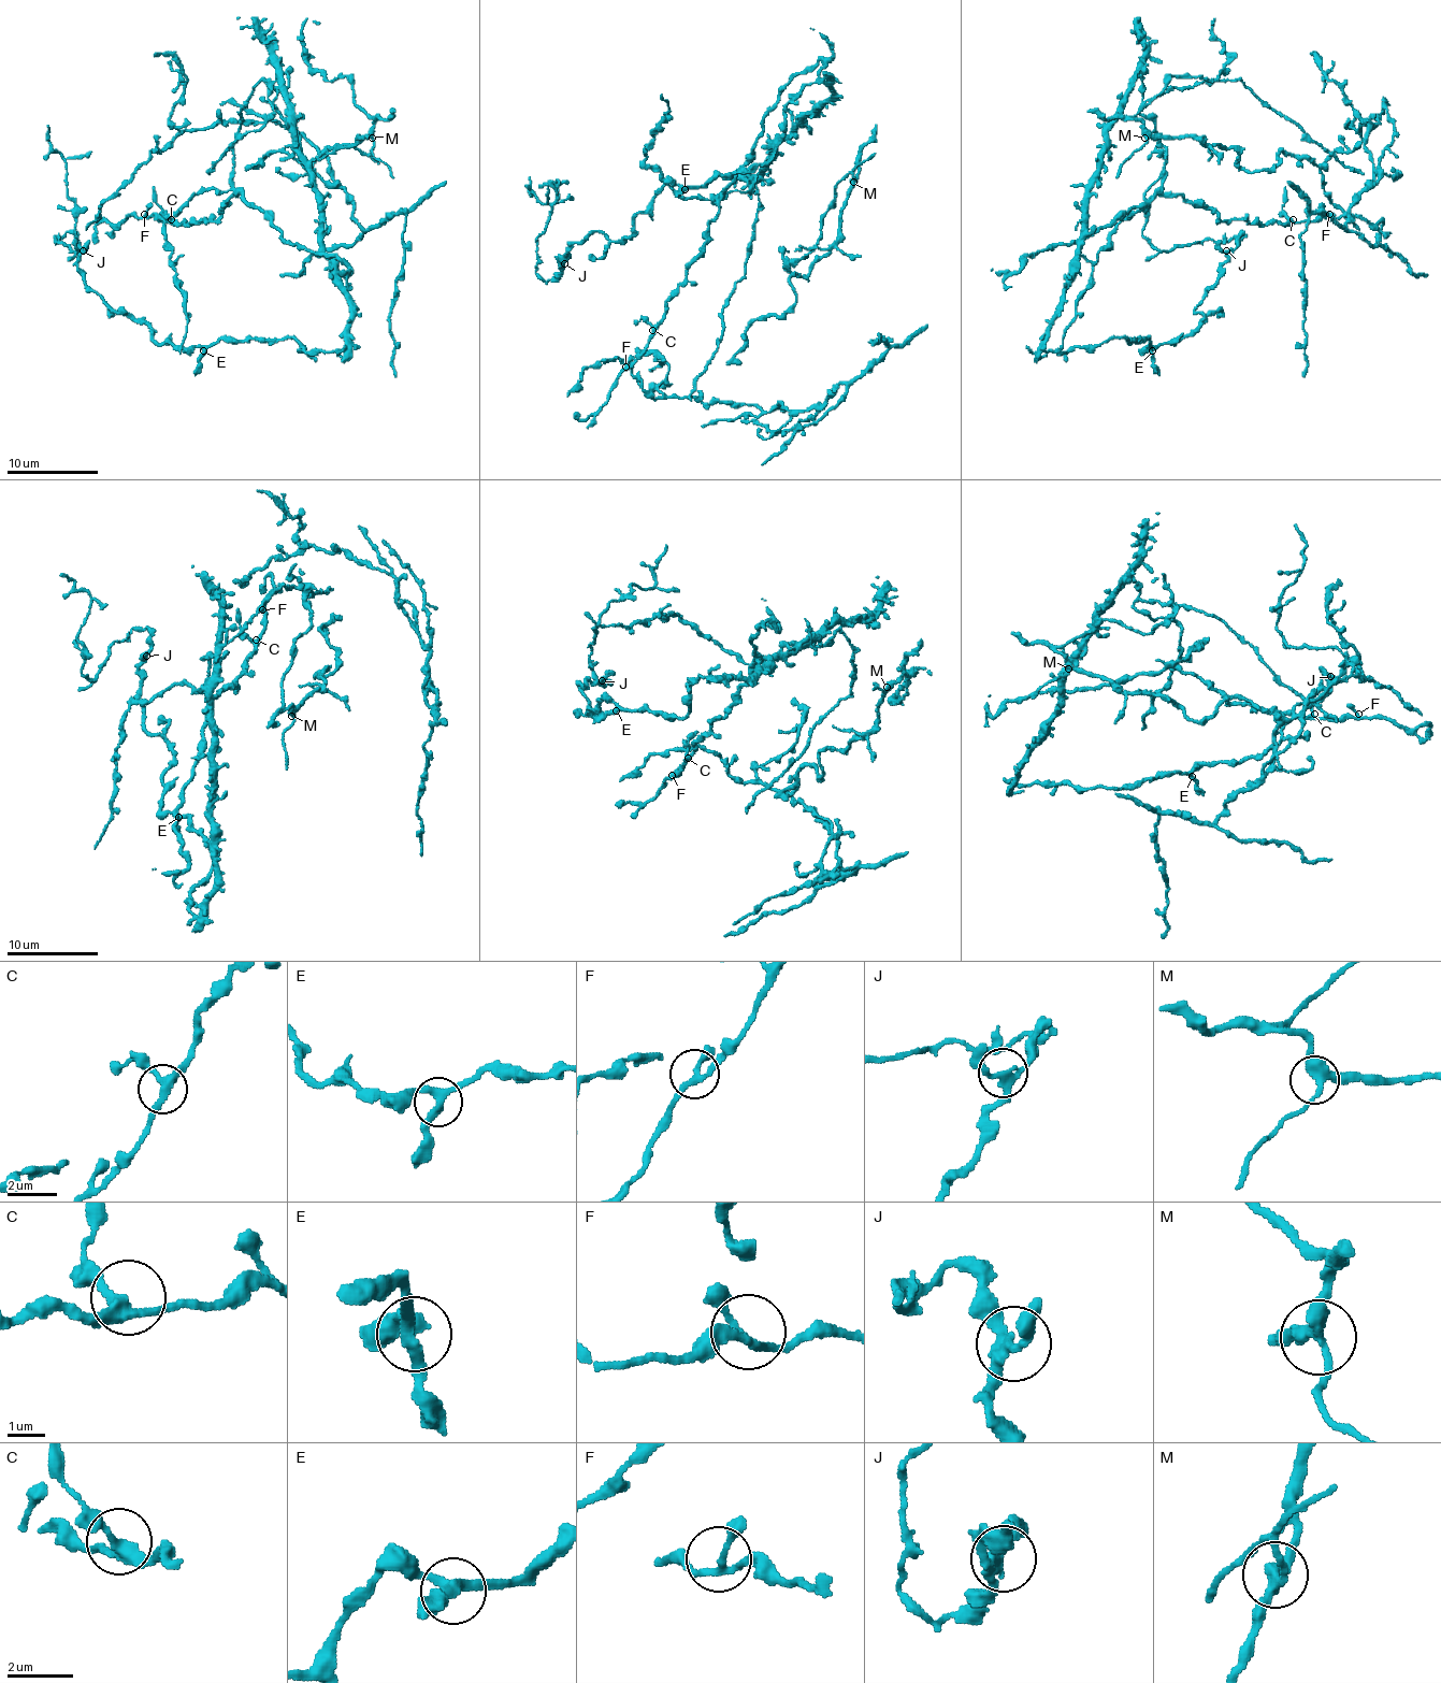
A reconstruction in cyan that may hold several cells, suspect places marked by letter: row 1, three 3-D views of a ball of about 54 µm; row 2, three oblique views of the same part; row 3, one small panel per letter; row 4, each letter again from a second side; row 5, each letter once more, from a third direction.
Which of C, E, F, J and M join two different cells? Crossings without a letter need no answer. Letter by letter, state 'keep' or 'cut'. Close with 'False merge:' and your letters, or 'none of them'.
C: keep
E: keep
F: keep
J: keep
M: keep
False merge: none of them

